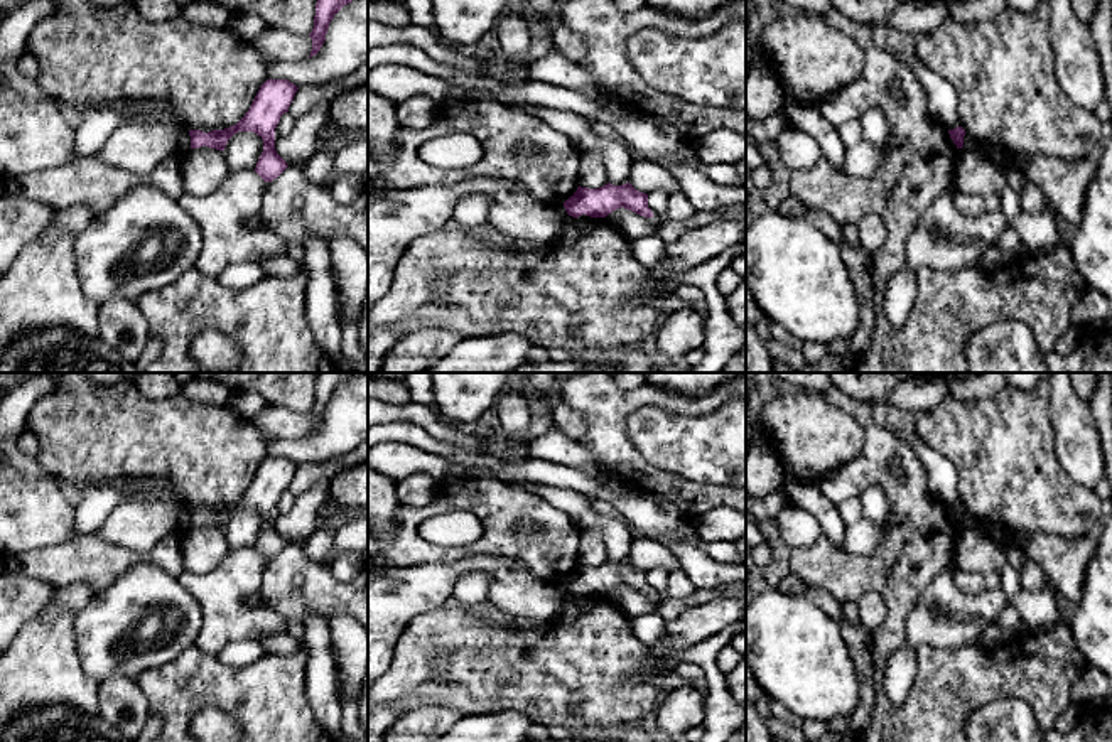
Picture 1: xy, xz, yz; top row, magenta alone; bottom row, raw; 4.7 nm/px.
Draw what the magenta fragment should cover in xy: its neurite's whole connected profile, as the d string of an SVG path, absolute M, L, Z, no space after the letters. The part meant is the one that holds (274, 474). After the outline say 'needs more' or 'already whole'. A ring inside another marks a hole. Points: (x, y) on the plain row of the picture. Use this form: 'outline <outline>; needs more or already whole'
outline M267 457L260 464L250 487L236 503L208 511L189 508L191 526L206 523L223 530L235 511L253 509L263 518L263 530L256 540L255 550L265 560L272 560L289 545L275 528L275 506L280 494L289 489L297 467L299 465L287 457Z; already whole

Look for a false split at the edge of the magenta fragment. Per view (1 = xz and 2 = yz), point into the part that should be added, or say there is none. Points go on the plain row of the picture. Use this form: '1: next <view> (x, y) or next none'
1: next none
2: next none

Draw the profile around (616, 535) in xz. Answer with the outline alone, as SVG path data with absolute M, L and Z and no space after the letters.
M523 482L516 486L528 492L535 492L552 506L565 511L580 530L599 531L607 548L609 562L623 563L629 560L633 536L628 524L623 519L599 513L594 508L594 499L587 499L586 494L577 491L552 487L545 484Z

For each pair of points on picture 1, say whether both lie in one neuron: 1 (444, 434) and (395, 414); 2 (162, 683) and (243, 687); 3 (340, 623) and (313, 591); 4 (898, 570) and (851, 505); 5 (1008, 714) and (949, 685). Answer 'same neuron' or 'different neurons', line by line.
1: same neuron
2: same neuron
3: different neurons
4: different neurons
5: different neurons

